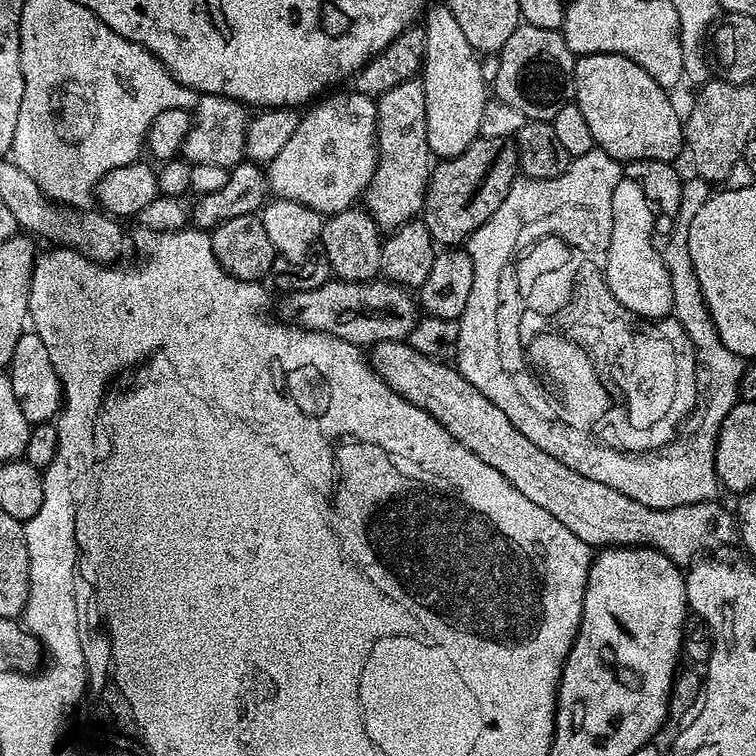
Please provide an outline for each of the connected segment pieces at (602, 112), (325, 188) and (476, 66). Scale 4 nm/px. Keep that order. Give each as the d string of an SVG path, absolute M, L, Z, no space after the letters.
M624 55L579 56L575 64L575 78L573 80L574 102L585 115L586 126L589 127L593 143L615 160L624 164L634 160L658 160L671 163L676 156L683 153L684 127L683 119L670 100L669 91L658 85L650 74L631 62Z
M354 90L332 95L325 95L301 115L298 130L266 165L268 191L273 197L302 202L321 214L341 212L361 199L372 181L378 155L376 100Z
M447 3L430 8L422 16L426 138L433 157L447 158L462 154L480 136L482 110L490 99L490 88L482 80L481 57L466 42L466 34L462 34L462 26L458 26L458 18L454 18Z

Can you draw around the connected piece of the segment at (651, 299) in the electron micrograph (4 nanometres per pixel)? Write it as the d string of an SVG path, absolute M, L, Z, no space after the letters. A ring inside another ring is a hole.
M629 176L621 178L612 197L612 234L608 262L602 270L616 301L642 319L658 320L673 311L673 280L654 244L653 213L653 205L636 180Z

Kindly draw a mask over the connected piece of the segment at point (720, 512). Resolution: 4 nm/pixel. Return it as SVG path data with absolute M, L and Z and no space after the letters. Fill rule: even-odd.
M403 340L378 342L377 344L371 345L370 363L372 369L376 371L376 375L381 376L386 384L390 386L390 390L394 390L402 398L406 398L406 402L410 402L419 408L425 408L425 410L427 410L428 413L431 414L431 416L434 417L434 419L436 419L450 435L453 435L454 438L466 448L466 450L470 450L471 454L474 454L478 458L482 458L482 461L486 462L487 466L490 466L494 470L498 470L498 473L502 474L503 478L506 478L506 482L510 482L510 486L514 486L514 490L518 490L521 494L526 494L526 498L530 498L530 502L534 502L534 506L546 510L546 514L554 514L554 518L558 518L558 522L562 522L562 526L566 526L566 530L570 530L578 537L578 539L582 542L586 542L590 546L643 546L645 548L655 548L656 551L661 552L666 558L673 560L677 566L688 566L691 565L701 554L707 553L704 552L707 548L720 548L723 544L737 543L737 521L734 519L733 513L731 516L731 514L720 505L720 502L688 504L685 508L651 508L642 502L638 502L634 498L630 498L626 494L622 494L618 490L614 490L614 486L605 486L603 482L598 482L594 478L585 478L583 474L578 474L578 470L570 470L570 466L564 465L563 462L558 462L558 458L553 458L551 454L546 454L546 450L541 450L539 446L536 446L534 442L530 440L530 438L526 438L526 434L522 434L522 430L518 430L518 426L514 426L510 422L510 418L506 418L506 414L502 414L502 410L498 410L498 406L494 406L494 402L490 402L490 398L486 398L478 390L474 390L474 386L470 386L470 382L466 382L466 378L462 375L460 369L453 366L451 363L443 360L431 360L426 354L414 350L411 344Z

